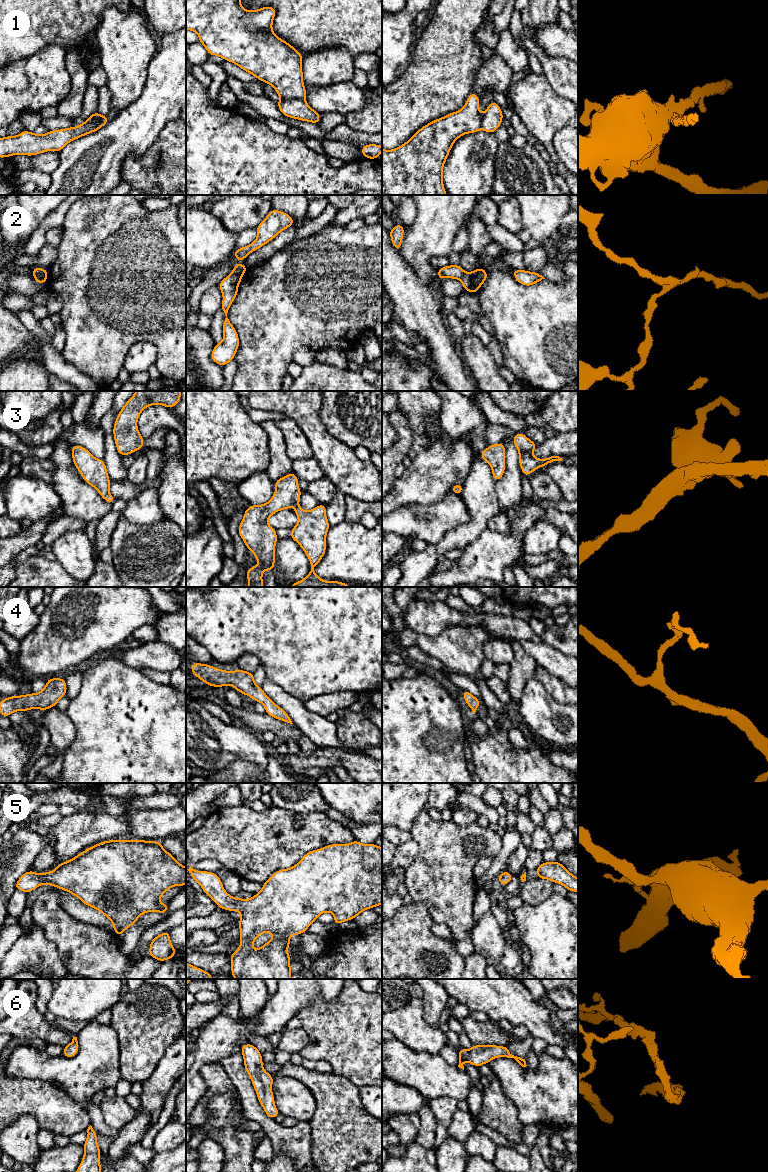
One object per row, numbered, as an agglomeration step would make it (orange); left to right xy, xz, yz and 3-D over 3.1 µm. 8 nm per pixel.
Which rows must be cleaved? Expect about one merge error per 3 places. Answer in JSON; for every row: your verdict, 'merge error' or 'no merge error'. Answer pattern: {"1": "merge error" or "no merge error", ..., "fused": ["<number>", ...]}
{"1": "merge error", "2": "merge error", "3": "no merge error", "4": "no merge error", "5": "no merge error", "6": "no merge error", "fused": ["1", "2"]}

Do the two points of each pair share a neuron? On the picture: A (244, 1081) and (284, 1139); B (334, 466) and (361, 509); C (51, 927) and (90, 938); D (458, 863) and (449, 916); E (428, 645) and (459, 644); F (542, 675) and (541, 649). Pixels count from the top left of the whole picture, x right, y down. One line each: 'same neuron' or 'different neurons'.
A: same neuron
B: different neurons
C: same neuron
D: same neuron
E: same neuron
F: different neurons

